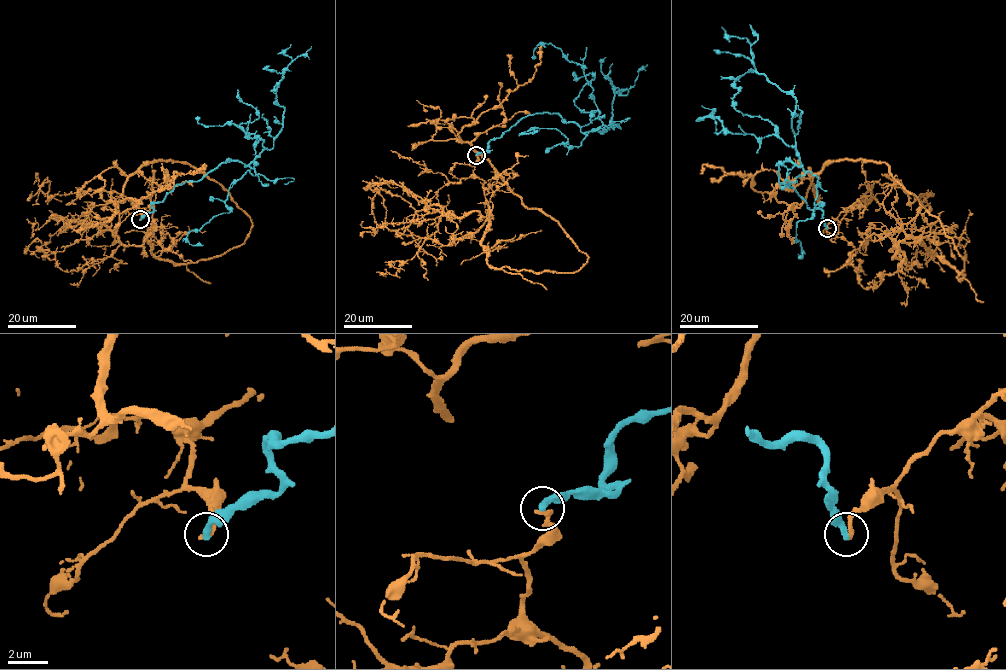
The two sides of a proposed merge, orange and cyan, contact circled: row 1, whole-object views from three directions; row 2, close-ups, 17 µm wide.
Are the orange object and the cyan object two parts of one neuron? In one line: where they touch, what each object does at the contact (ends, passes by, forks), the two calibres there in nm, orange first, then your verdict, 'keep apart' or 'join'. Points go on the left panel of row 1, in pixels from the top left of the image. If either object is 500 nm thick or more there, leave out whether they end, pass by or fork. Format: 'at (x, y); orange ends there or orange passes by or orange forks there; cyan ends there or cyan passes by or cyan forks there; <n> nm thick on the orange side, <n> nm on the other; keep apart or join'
at (140, 219); orange ends there; cyan ends there; 260 nm thick on the orange side, 360 nm on the other; keep apart

